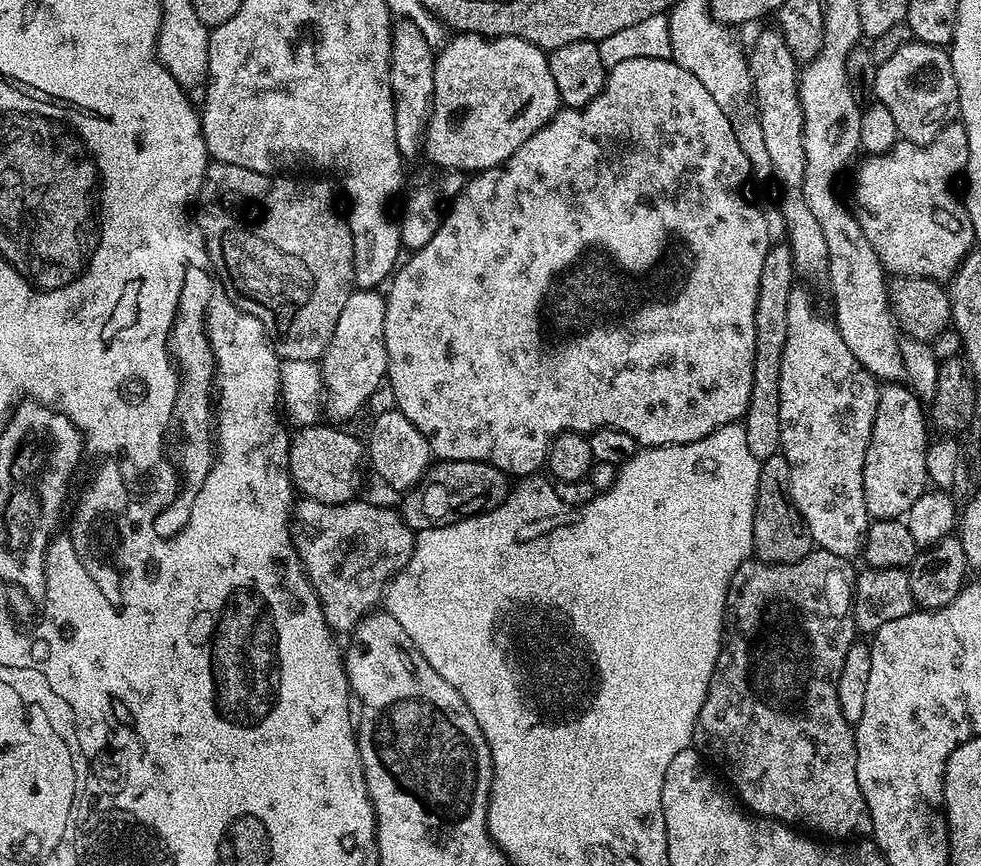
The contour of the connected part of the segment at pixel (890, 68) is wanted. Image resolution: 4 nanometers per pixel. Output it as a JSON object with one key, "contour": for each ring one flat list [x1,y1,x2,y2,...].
{"contour":[[909,40,877,67,874,96,890,110,903,139,912,144,929,144,945,124,953,123,958,116,960,95,951,55,941,45]]}

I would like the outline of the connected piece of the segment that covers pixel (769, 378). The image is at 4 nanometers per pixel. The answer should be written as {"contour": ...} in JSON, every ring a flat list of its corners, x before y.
{"contour":[[773,243,766,254,762,278,758,282,758,306,754,310,754,386,750,386,750,406,742,421,746,430,746,446,750,446,750,454,761,462,780,452,782,426,778,422,778,378,782,368,782,346,786,346,786,302,797,280,791,244]]}

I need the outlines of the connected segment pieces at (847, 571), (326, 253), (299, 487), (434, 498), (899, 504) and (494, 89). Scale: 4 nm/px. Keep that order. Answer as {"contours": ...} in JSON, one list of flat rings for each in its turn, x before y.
{"contours":[[[816,548,798,562,767,564,749,558,742,562,742,566,738,566,738,570,734,570,734,578,730,578,724,607,724,639,720,642,720,653,716,659,714,674,710,678,710,686,706,690,706,698,702,702,702,710,698,714,692,735,692,744,696,751,705,761,713,760,724,771,723,779,725,781,728,779,732,783,731,791,749,813,773,822,780,821,789,826,799,826,821,837,832,836,824,838,831,838,836,842,844,842,849,838,864,838,872,830,870,810,858,786,856,734,853,725,846,722,842,706,838,702,838,674,842,674,842,662,846,662,846,650,850,650,850,646,858,640,856,620,852,617,852,594,856,590,858,572,857,569,848,568,848,564,849,557,830,554,824,548]],[[216,162,216,163,213,163,213,164,212,164,212,165,211,165,211,167,209,167,209,170,208,170,208,175,207,175,207,177,206,177,206,179,205,179,205,182,204,182,204,187,203,187,203,188,201,188,201,190,200,190,200,195,199,195,199,197,198,197,198,205,199,205,199,204,200,204,200,209,198,209,198,210,197,210,197,209,195,209,195,212,194,212,194,219,195,219,195,221,196,221,196,223,197,223,197,224,199,224,199,225,200,225,200,233,201,233,201,234,203,234,203,235,204,235,204,245,205,245,205,246,206,246,206,250,207,250,207,251,208,251,208,262,209,262,209,264,211,264,211,266,212,266,212,270,213,270,213,272,215,272,215,273,216,273,216,279,217,279,217,280,219,280,219,281,220,281,220,283,221,283,221,284,223,284,223,285,224,285,224,290,225,290,225,292,227,292,227,293,228,293,228,297,229,297,229,298,230,298,230,302,234,302,234,306,238,306,238,310,242,310,242,311,243,311,243,312,245,312,245,313,246,313,246,314,250,314,250,315,251,315,251,316,253,316,253,317,254,317,254,318,258,318,258,322,262,322,262,326,263,326,263,327,264,327,264,329,266,329,266,330,267,330,267,332,268,332,268,339,269,339,269,340,271,340,271,342,272,342,272,348,273,348,273,350,275,350,275,352,276,352,276,355,277,355,277,356,279,356,279,357,280,357,280,359,281,359,281,361,285,361,285,360,314,360,314,361,319,361,319,360,320,360,320,359,321,359,321,357,323,357,323,354,324,354,324,351,325,351,325,350,326,350,326,346,330,346,330,338,331,338,331,337,332,337,332,335,333,335,333,334,334,334,334,326,338,326,338,314,342,314,342,306,346,306,346,298,350,298,350,294,351,294,351,293,352,293,352,291,353,291,353,290,354,290,354,285,355,285,355,282,356,282,356,279,355,279,355,278,354,278,354,238,353,238,353,237,352,237,352,231,351,231,351,230,350,230,350,226,349,226,349,225,348,225,348,222,347,222,347,219,346,219,346,216,345,216,345,213,344,213,344,212,343,212,343,211,341,211,341,209,340,209,340,212,339,212,339,210,338,210,338,209,336,209,336,192,337,192,337,189,336,189,336,188,335,188,335,187,334,187,334,184,333,184,333,188,334,188,334,189,332,189,332,184,331,184,331,182,330,182,330,181,328,181,328,180,331,180,331,179,328,179,328,178,320,178,320,179,324,179,324,180,299,180,299,178,298,178,298,177,296,177,296,176,292,176,292,175,296,175,296,174,269,174,269,173,267,173,267,172,255,172,255,171,254,171,254,170,246,170,246,166,234,166,234,165,233,165,233,164,221,164,221,163,219,163,219,162]],[[309,422,297,427,291,433,288,442,288,473,292,475,293,489,303,499,322,502,323,504,346,504,350,500,357,499,360,483,364,480,364,468,366,472,366,448,356,436,343,432,343,427,333,426,328,422]],[[436,460,429,467,423,480,415,488,403,493,401,504,398,504,400,517,407,522,413,533,422,530,434,530,442,526,450,526,466,516,477,516,485,509,496,508,502,504,510,491,510,477,508,473,490,466,486,462,473,460]],[[888,382,880,388,878,410,874,414,874,430,872,431,872,437,870,438,870,446,866,450,866,462,864,463,864,469,862,470,862,486,864,487,864,493,866,494,866,510,868,511,869,517,877,520,894,520,907,517,910,506,914,506,914,502,918,502,918,498,929,487,930,481,928,478,928,471,926,470,926,454,928,453,928,446,930,443,930,435,928,436,928,428,930,432,930,424,926,419,925,405,923,408,920,404,923,404,921,397,917,396,916,393,911,392,905,384,894,384]],[[462,32,453,37,434,56,434,94,432,112,424,131,423,155,428,155,429,165,465,174,499,168,522,142,526,142,526,138,533,136,543,124,549,124,560,111,562,105,558,86,554,86,554,74,550,74,545,49,522,38,485,38,474,32]]]}

